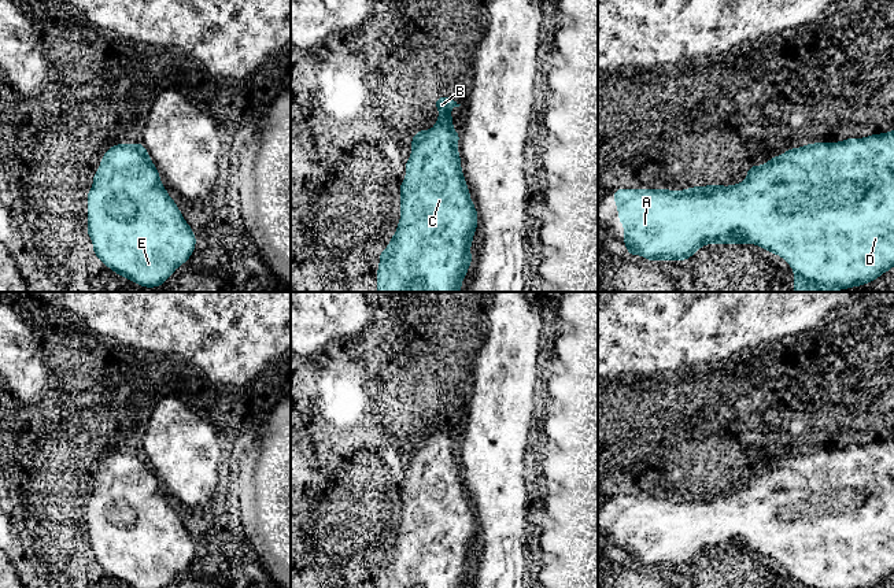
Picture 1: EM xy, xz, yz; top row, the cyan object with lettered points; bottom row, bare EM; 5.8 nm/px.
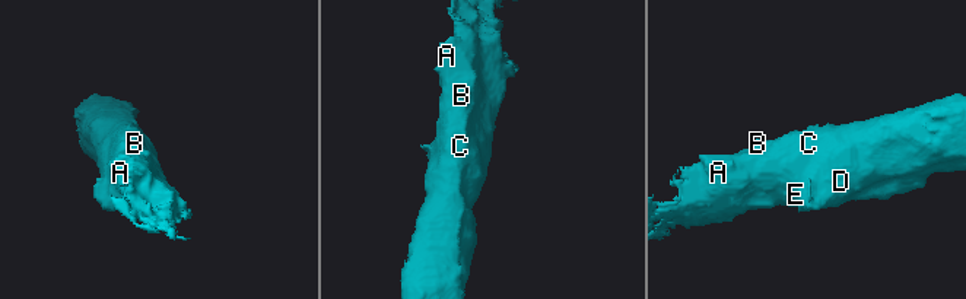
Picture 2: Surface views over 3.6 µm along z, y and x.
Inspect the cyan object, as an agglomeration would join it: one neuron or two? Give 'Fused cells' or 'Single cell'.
Single cell

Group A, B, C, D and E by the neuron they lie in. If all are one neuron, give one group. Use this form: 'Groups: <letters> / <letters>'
Groups: A B C D E

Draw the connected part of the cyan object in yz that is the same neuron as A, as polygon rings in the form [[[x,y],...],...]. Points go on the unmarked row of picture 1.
[[[894,437],[842,450],[816,450],[773,463],[764,473],[751,473],[746,487],[732,493],[709,492],[686,498],[616,496],[614,510],[618,528],[624,530],[624,550],[629,562],[643,562],[647,567],[686,567],[703,551],[758,551],[773,562],[782,562],[794,576],[794,588],[873,588],[894,573]]]

